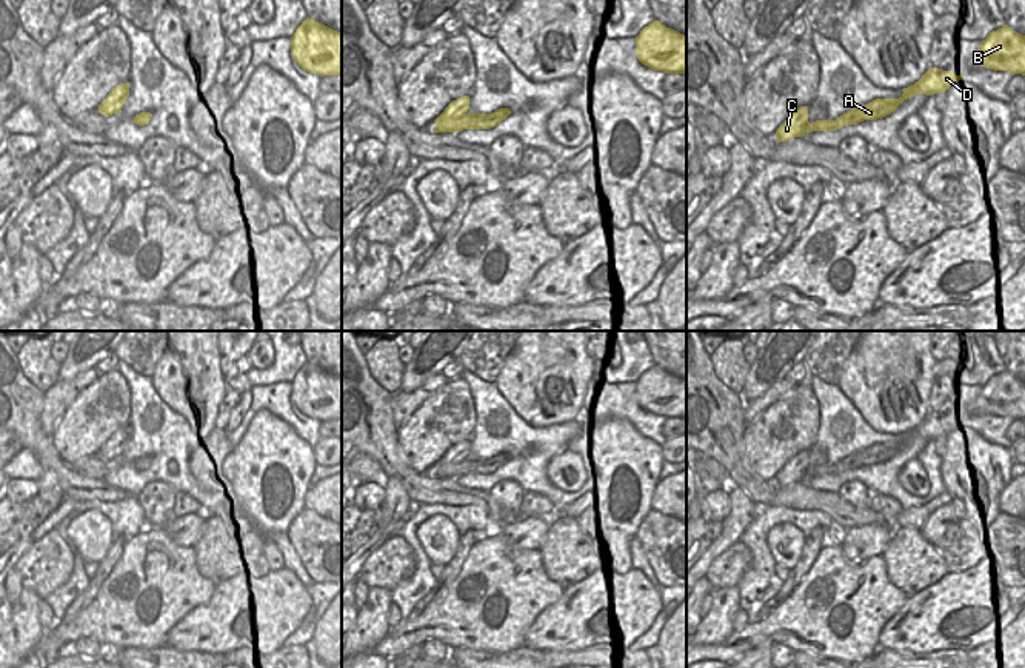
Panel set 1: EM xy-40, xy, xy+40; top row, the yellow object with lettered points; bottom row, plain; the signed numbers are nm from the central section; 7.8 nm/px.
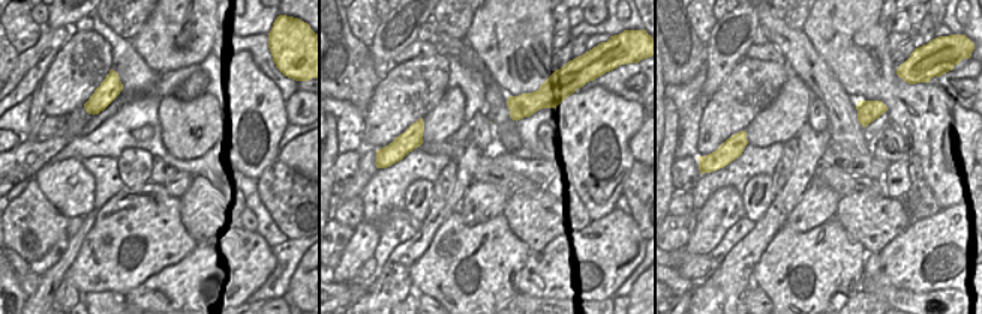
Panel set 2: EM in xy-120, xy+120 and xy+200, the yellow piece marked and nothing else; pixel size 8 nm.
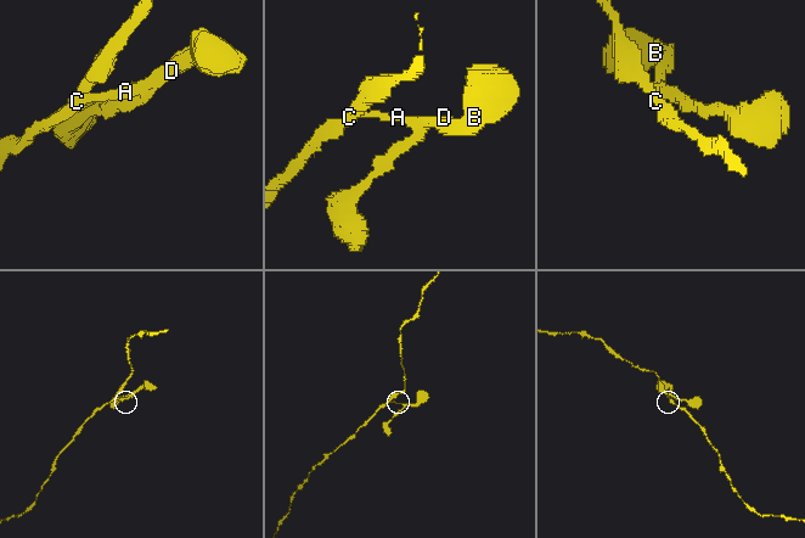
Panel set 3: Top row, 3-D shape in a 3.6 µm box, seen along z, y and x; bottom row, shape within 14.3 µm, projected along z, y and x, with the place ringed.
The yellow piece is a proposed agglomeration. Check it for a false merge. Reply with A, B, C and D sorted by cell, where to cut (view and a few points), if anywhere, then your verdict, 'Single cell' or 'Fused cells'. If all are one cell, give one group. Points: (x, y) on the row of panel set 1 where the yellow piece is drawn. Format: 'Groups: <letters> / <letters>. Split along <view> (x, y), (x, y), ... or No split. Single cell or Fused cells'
Groups: A B D / C. Split along xy (467, 114), (457, 119), (437, 120). Fused cells

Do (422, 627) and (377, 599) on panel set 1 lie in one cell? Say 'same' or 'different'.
different

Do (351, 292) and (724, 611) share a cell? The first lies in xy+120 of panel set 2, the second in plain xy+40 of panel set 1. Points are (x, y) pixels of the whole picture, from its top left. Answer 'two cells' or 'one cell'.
two cells

